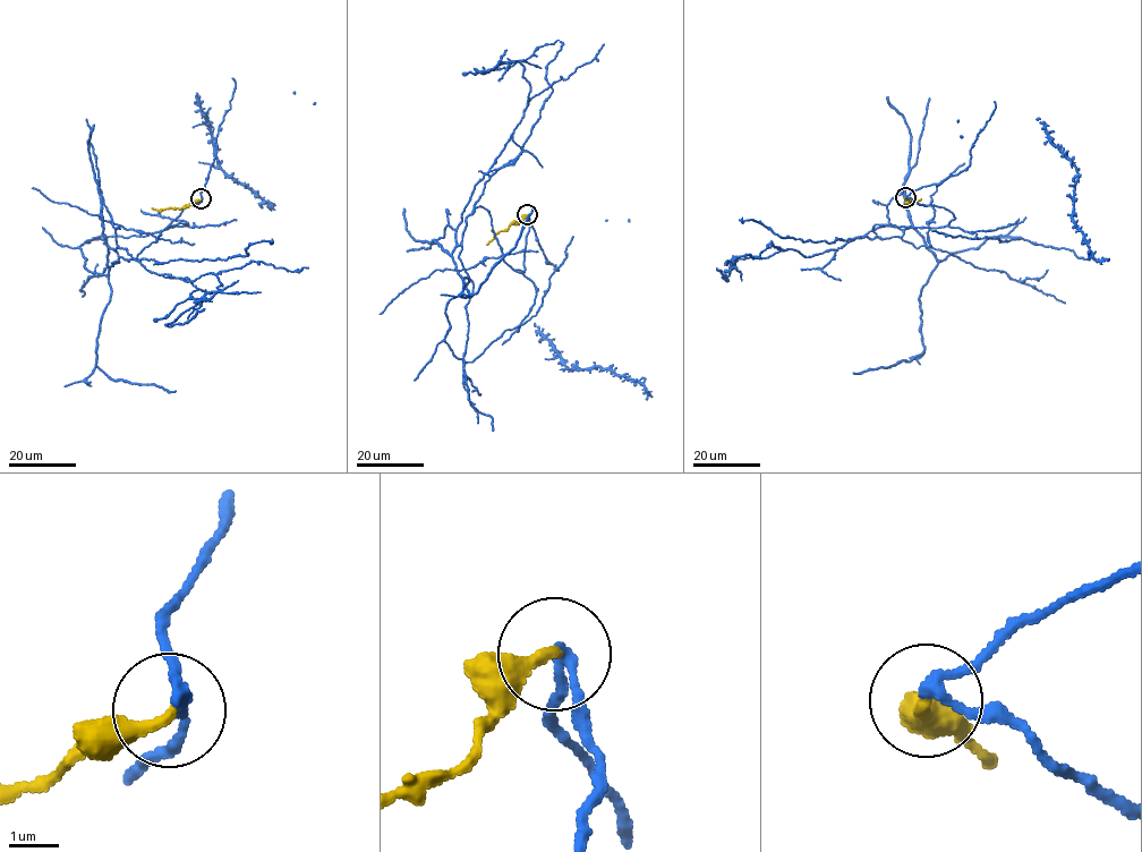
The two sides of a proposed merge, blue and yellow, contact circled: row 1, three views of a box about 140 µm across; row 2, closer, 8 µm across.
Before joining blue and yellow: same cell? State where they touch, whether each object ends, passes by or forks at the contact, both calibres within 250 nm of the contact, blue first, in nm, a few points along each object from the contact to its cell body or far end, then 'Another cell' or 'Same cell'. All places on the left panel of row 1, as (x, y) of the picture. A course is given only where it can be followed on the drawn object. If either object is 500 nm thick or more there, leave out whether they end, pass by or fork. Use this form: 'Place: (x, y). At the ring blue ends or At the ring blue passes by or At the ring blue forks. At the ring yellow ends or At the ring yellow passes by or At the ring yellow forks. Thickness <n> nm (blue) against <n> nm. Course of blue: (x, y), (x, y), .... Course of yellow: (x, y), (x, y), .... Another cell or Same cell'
Place: (201, 198). At the ring blue passes by. At the ring yellow ends. Thickness 170 nm (blue) against 260 nm. Course of blue: (201, 198), (186, 204), (137, 256), (109, 246), (108, 274), (84, 265), (79, 247), (96, 237), (236, 220). Course of yellow: (201, 198), (180, 209), (151, 207). Another cell

